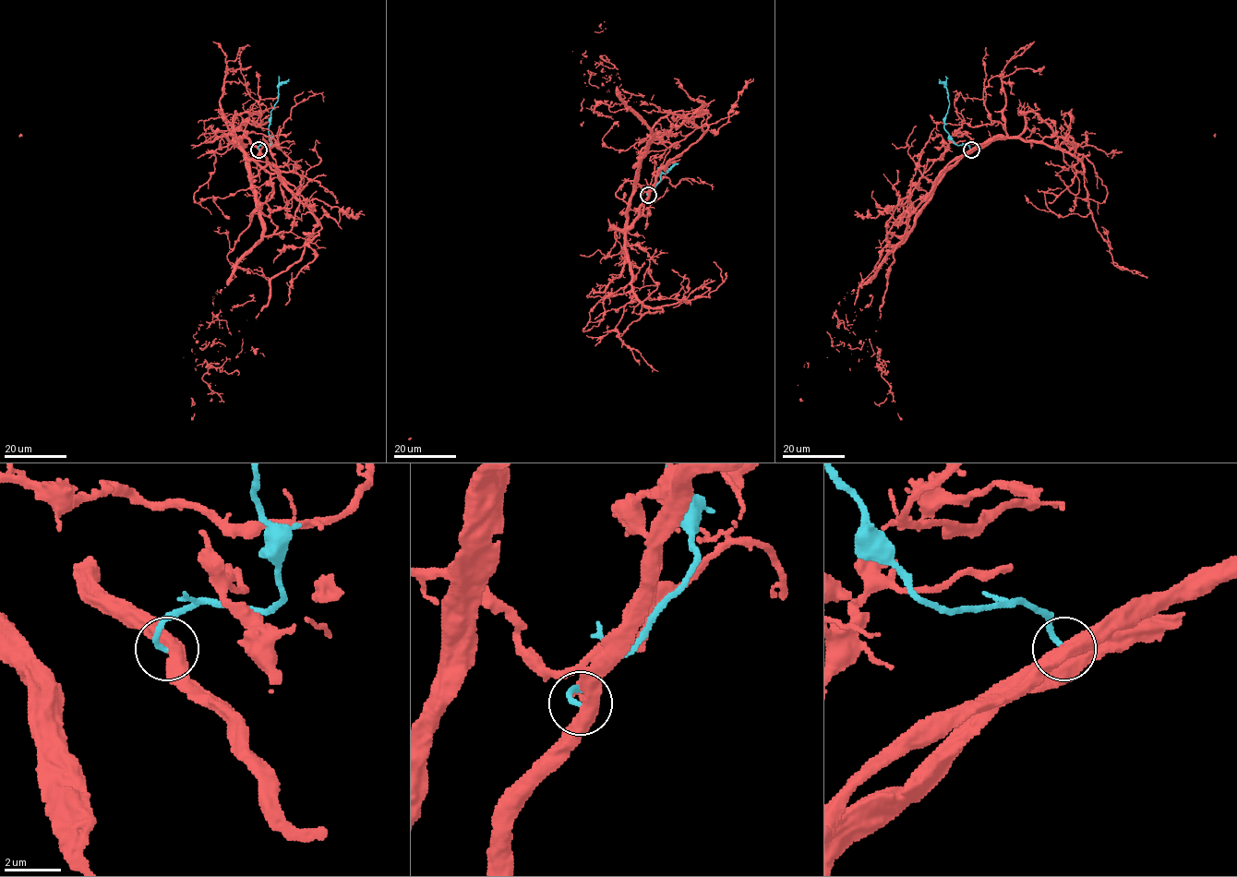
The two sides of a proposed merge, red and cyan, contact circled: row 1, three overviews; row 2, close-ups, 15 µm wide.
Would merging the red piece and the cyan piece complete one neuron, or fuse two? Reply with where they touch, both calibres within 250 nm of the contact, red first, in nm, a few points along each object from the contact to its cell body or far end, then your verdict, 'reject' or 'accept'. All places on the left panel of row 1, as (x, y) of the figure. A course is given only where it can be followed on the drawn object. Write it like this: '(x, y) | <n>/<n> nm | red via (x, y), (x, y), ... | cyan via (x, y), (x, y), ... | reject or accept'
(258, 150) | 500/180 nm | red via (258, 149), (239, 138), (262, 237), (213, 301), (242, 350), (203, 375), (212, 391), (193, 398), (191, 419) | cyan via (258, 149), (262, 144), (270, 143), (269, 127), (270, 110), (278, 97), (280, 85), (289, 79) | reject

